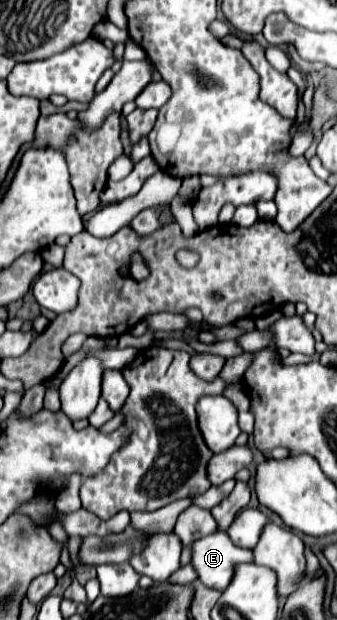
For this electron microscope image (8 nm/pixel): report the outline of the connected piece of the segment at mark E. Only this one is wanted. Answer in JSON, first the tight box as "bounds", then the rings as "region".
{"bounds":[191,532,253,590],"region":[[[213,532],[213,536],[205,536],[193,544],[191,548],[191,564],[197,572],[197,578],[217,590],[225,590],[229,580],[233,578],[235,564],[253,562],[251,550],[237,548],[225,532]]]}

